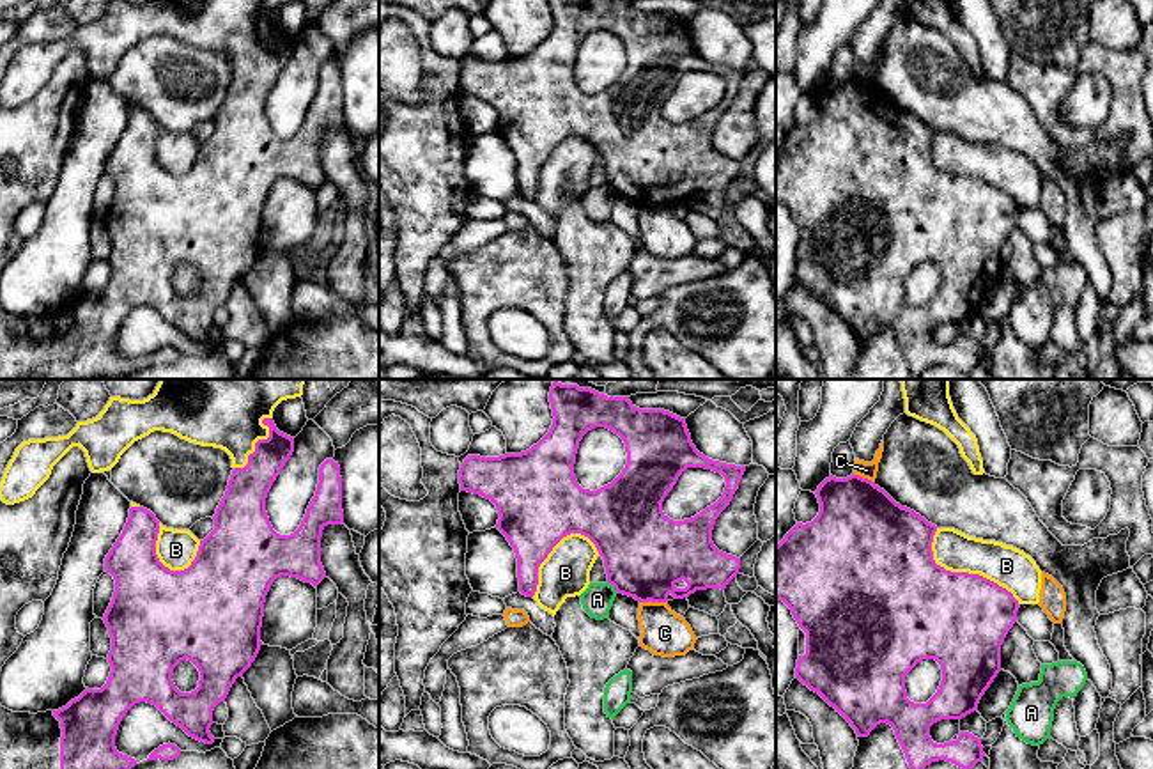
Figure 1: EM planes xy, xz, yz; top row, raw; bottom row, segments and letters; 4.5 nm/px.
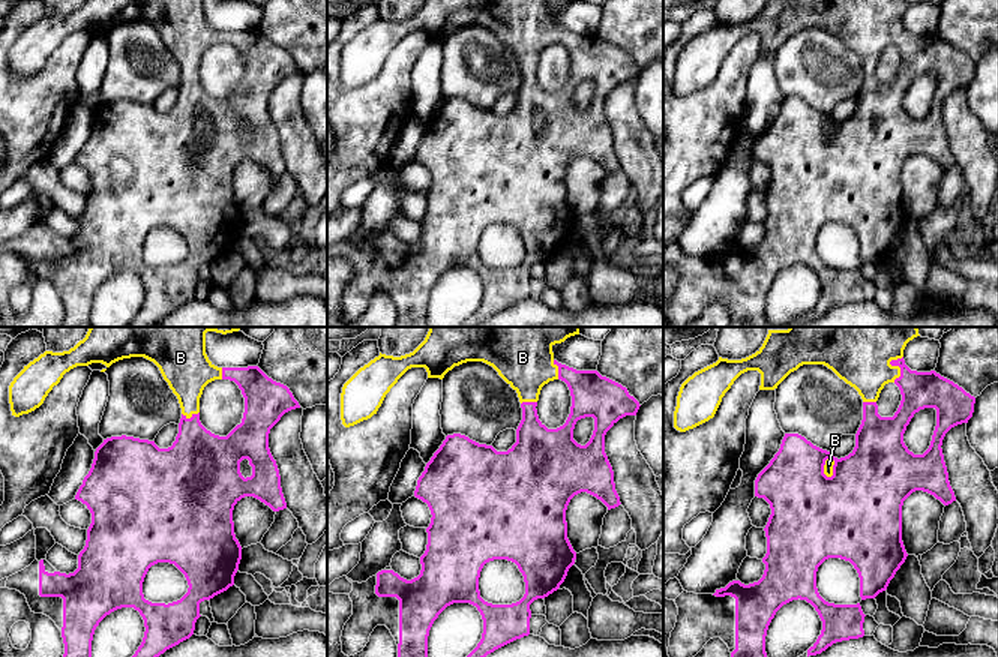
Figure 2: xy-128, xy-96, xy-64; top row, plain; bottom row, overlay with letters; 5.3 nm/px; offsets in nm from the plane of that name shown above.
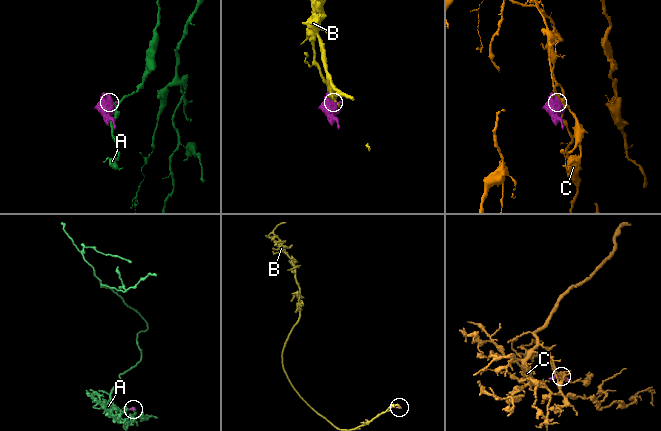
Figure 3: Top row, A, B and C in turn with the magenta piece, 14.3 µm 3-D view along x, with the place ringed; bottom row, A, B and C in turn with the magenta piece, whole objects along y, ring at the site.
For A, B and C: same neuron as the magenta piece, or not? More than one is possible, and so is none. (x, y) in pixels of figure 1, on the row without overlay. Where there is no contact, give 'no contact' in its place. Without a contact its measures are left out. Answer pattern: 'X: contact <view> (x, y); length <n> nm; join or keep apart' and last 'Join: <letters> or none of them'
A: contact xz (613, 188); length 80 nm; keep apart
B: contact yz (962, 176); length 500 nm; join
C: contact yz (865, 82); length 100 nm; keep apart
Join: B

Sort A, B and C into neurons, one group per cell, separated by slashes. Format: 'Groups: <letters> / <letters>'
Groups: A / B / C

